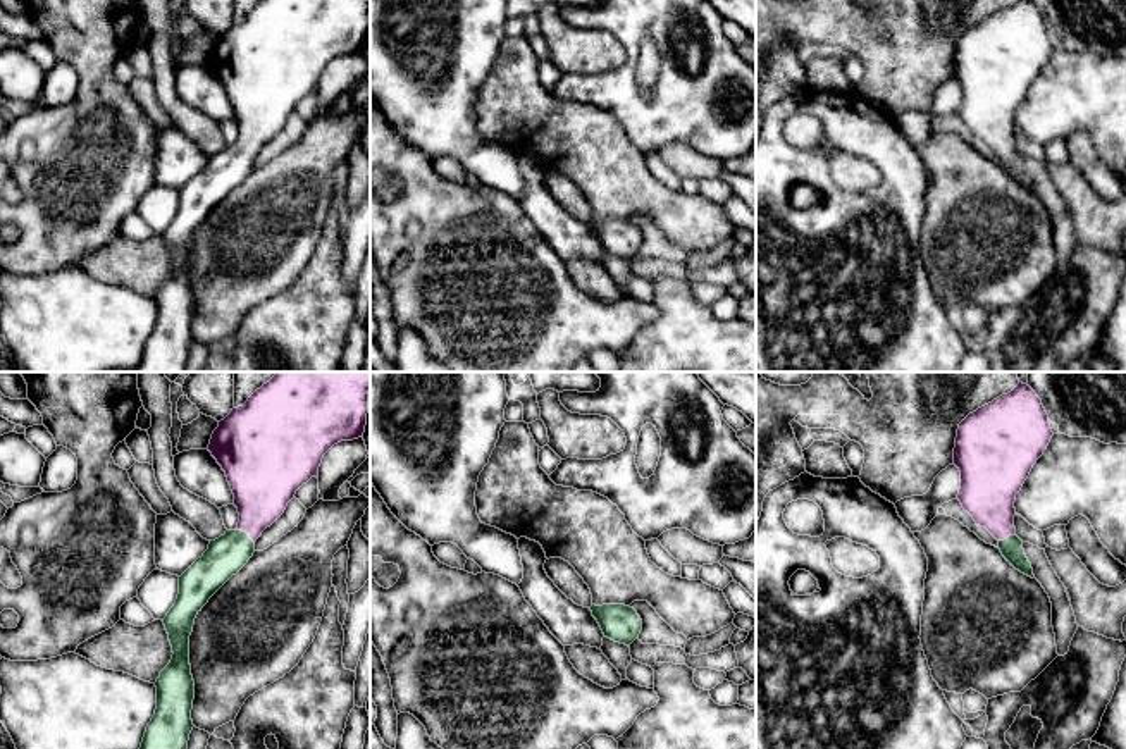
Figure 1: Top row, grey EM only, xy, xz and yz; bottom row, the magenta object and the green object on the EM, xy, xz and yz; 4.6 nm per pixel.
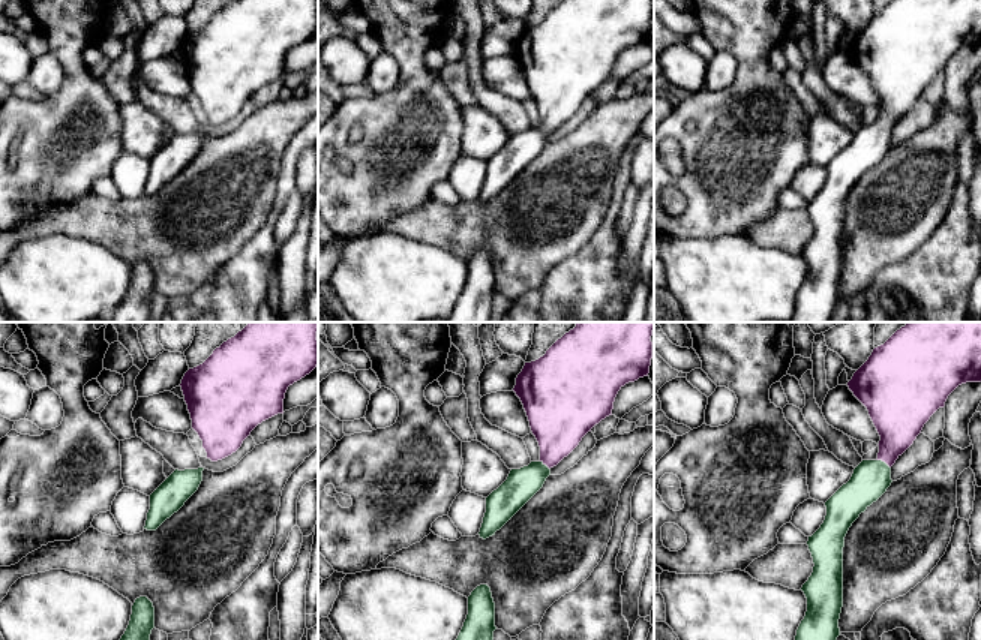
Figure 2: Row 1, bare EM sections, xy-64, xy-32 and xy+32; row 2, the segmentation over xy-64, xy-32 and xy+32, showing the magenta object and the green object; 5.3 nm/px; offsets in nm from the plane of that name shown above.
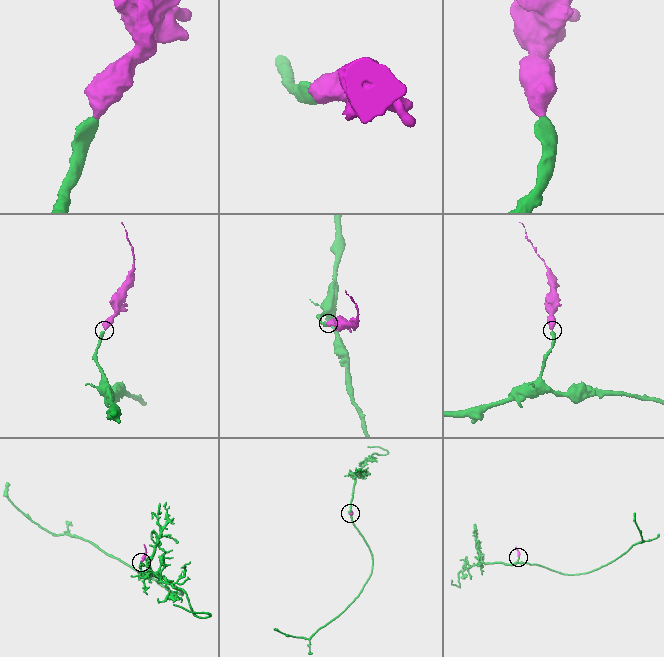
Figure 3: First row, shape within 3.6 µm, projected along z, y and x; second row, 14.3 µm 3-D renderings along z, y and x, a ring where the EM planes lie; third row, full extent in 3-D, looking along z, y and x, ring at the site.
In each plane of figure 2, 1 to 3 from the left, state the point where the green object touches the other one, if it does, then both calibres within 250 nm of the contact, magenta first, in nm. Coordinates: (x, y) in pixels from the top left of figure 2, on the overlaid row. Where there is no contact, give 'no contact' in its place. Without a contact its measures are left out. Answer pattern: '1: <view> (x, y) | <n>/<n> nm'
1: no contact
2: xy-32 (545, 463) | 320/170 nm
3: xy+32 (884, 460) | 280/200 nm

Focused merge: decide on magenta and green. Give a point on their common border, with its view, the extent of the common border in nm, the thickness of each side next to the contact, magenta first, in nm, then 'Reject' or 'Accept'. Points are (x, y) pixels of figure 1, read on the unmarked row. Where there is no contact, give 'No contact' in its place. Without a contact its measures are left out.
Touches magenta at xy (247, 147). Shared border 120 nm. Thickness 300 nm (magenta) against 180 nm. Accept

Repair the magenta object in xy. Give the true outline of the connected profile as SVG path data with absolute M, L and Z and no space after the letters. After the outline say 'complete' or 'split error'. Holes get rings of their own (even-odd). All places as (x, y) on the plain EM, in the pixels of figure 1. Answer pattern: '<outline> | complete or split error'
M262 0L243 21L232 22L232 26L219 36L219 41L212 48L208 65L226 86L239 136L234 145L226 145L224 150L210 155L203 170L179 191L177 214L162 234L174 269L155 296L157 324L134 372L184 372L189 348L195 341L191 334L195 294L189 279L189 250L196 229L208 214L248 177L255 167L255 155L284 127L296 105L312 91L319 91L324 69L341 55L363 52L368 28L368 5L370 0Z | split error

